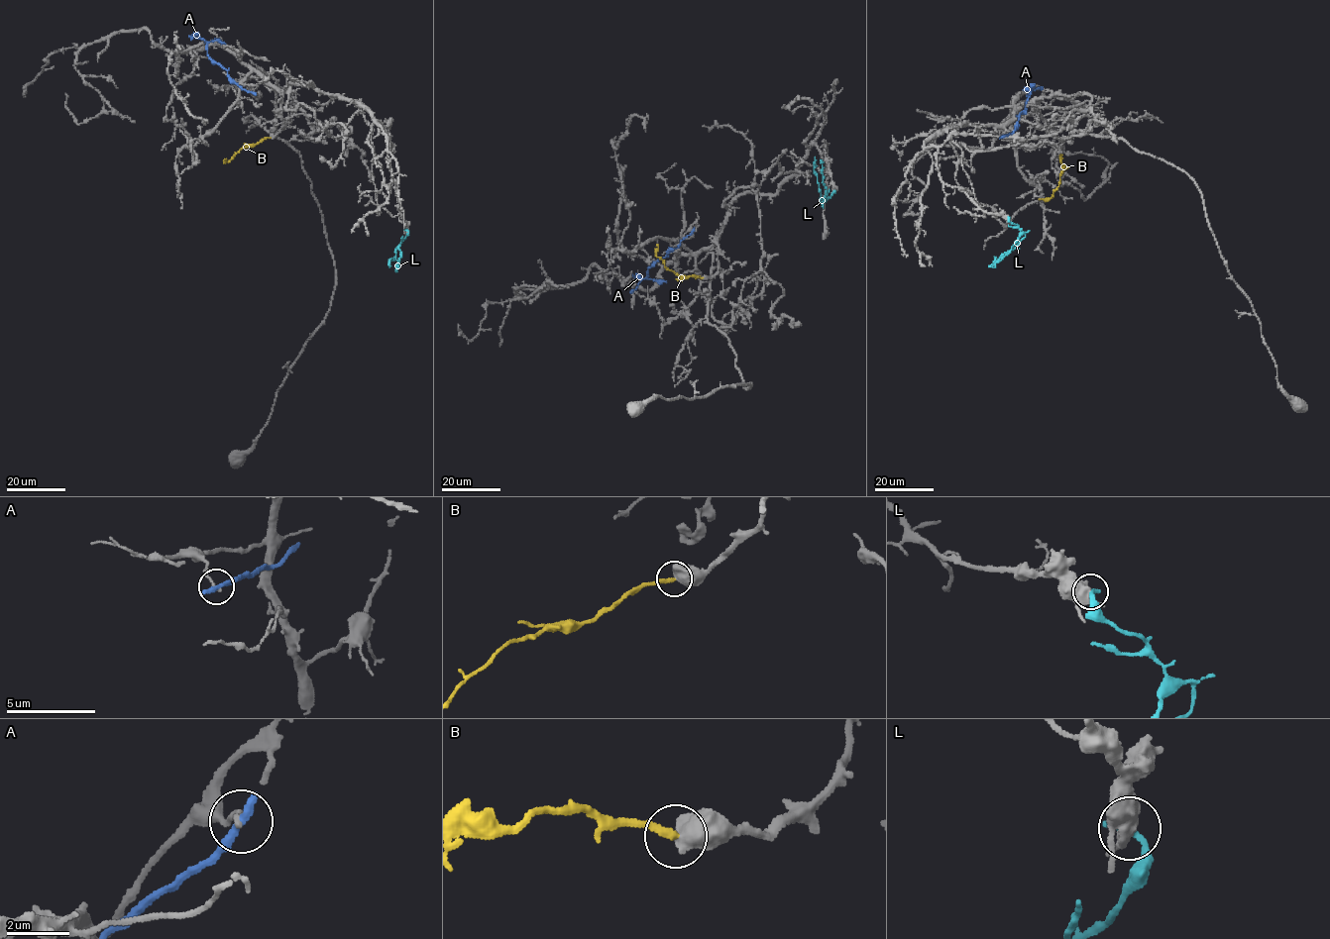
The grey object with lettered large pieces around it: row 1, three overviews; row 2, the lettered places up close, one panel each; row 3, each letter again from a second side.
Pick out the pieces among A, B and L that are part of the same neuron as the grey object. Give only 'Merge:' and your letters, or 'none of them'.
Merge: B

